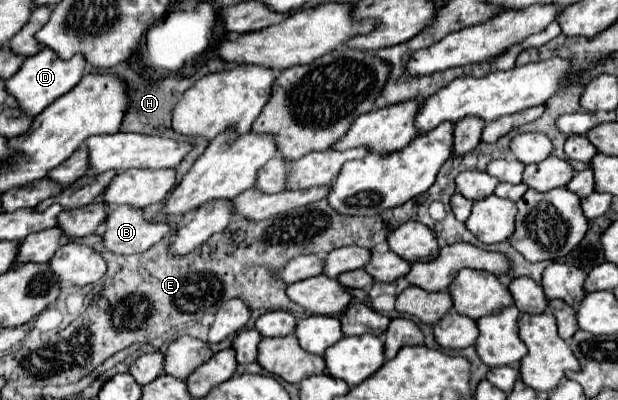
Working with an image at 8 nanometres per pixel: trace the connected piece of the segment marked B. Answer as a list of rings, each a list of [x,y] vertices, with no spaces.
[[[113,207],[105,217],[101,237],[107,251],[133,255],[147,251],[167,231],[169,227],[165,223],[147,223],[143,211],[133,211],[133,207]]]

